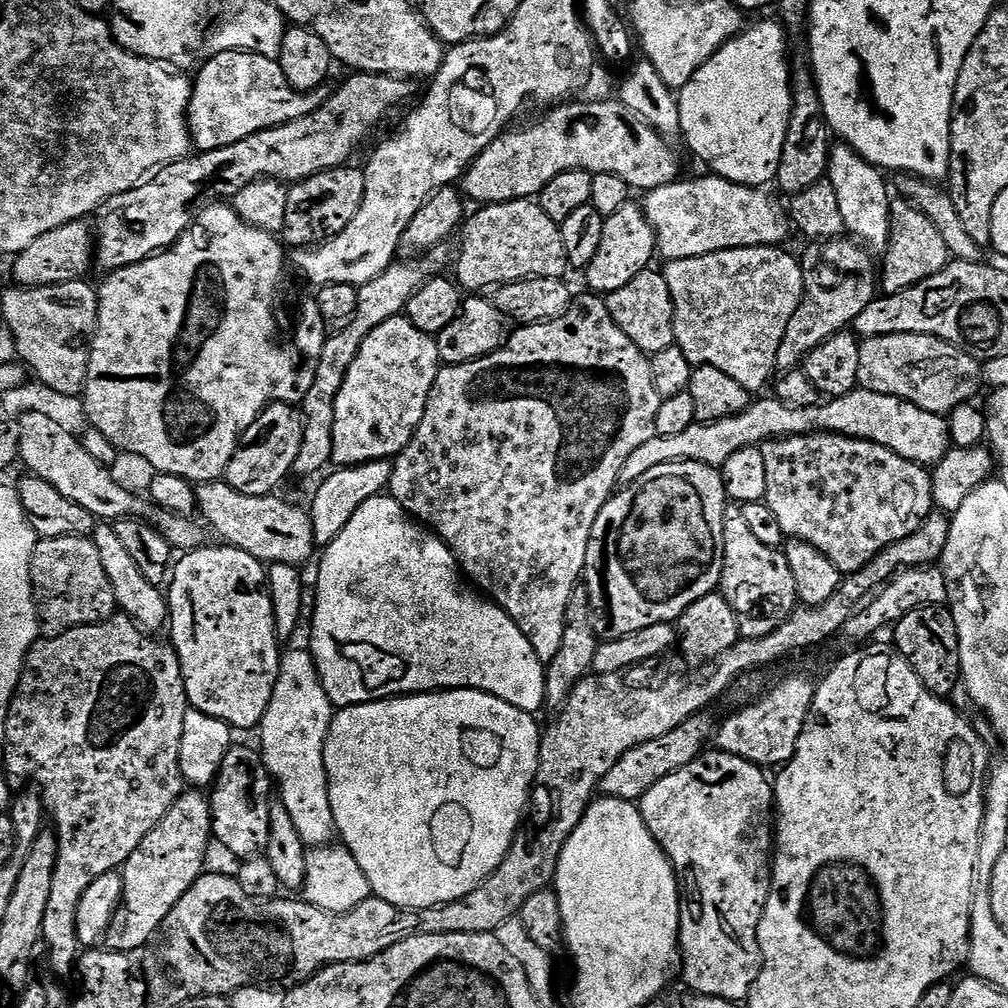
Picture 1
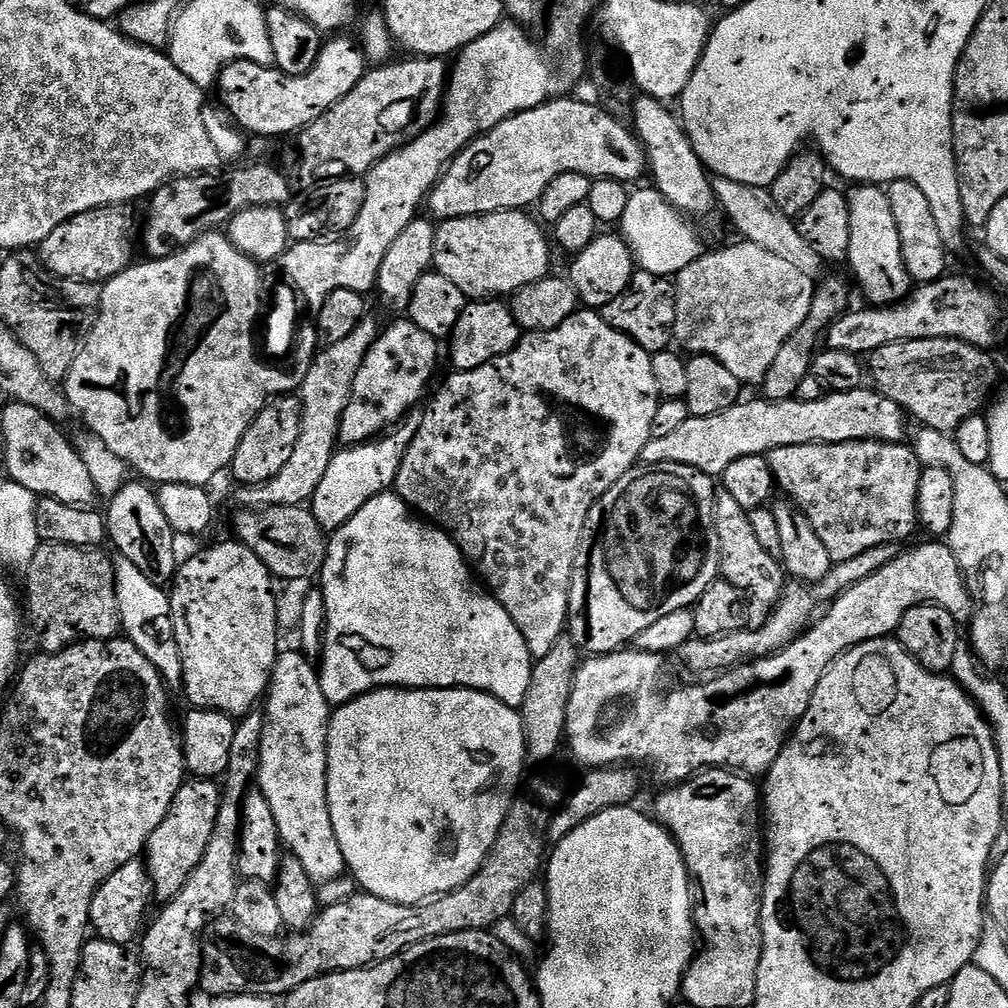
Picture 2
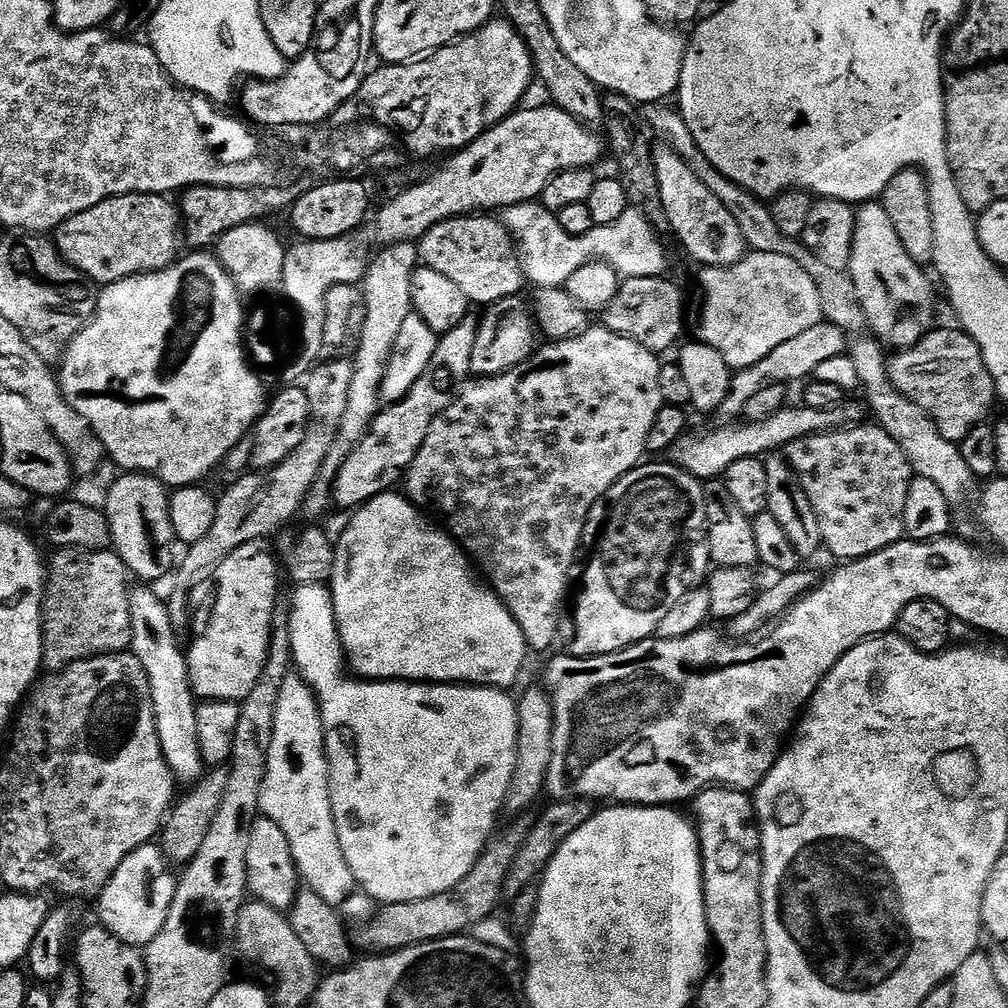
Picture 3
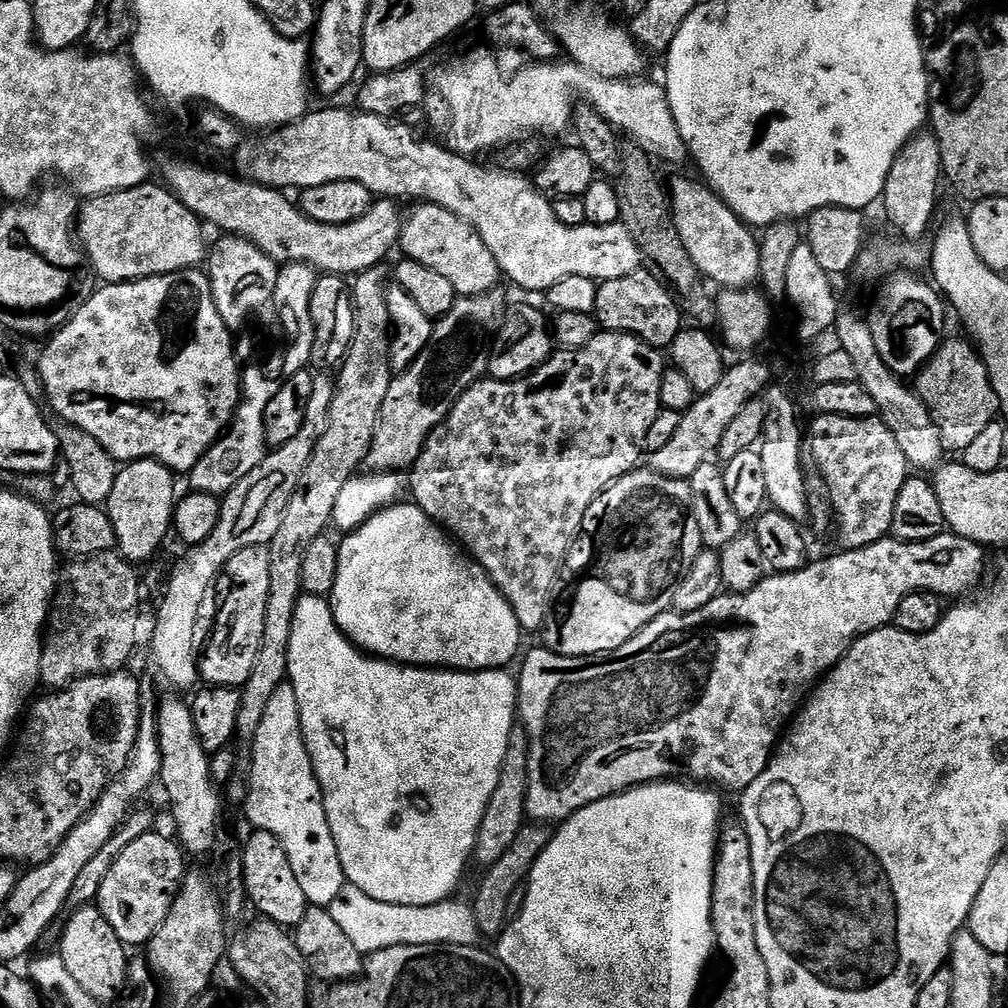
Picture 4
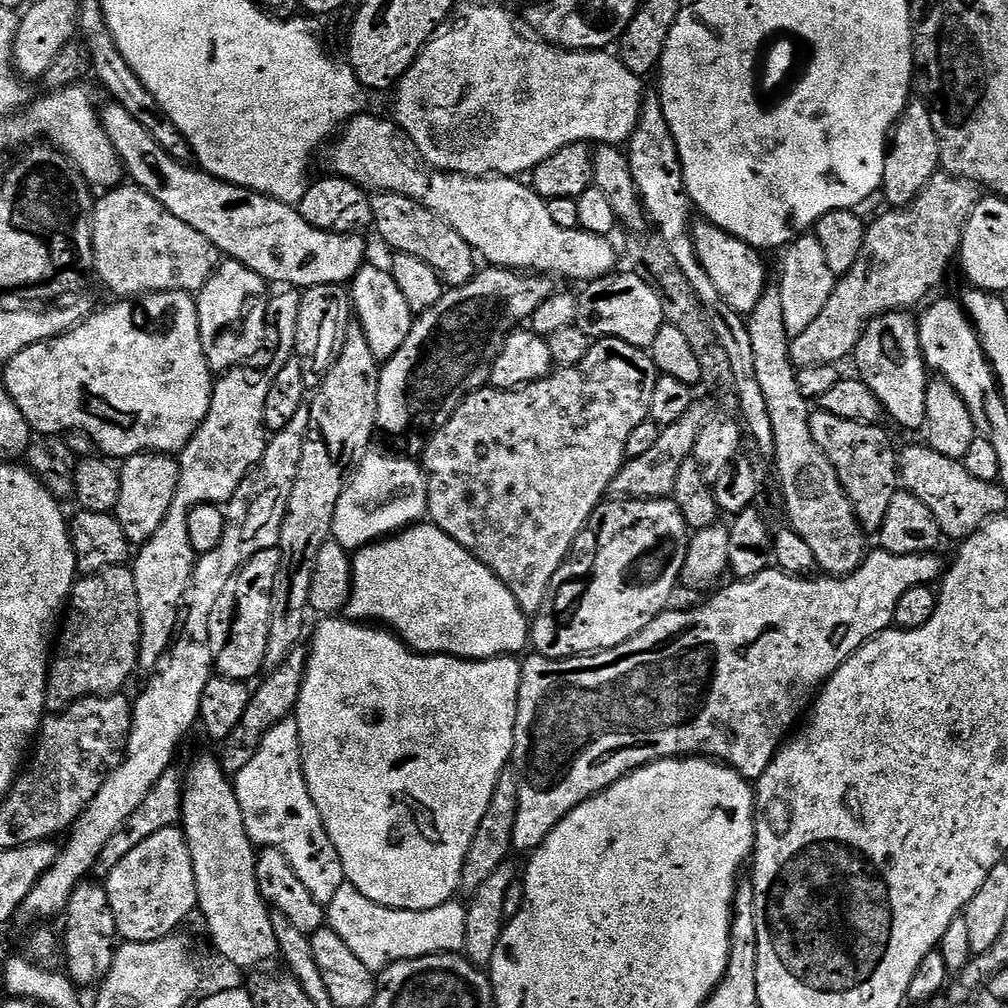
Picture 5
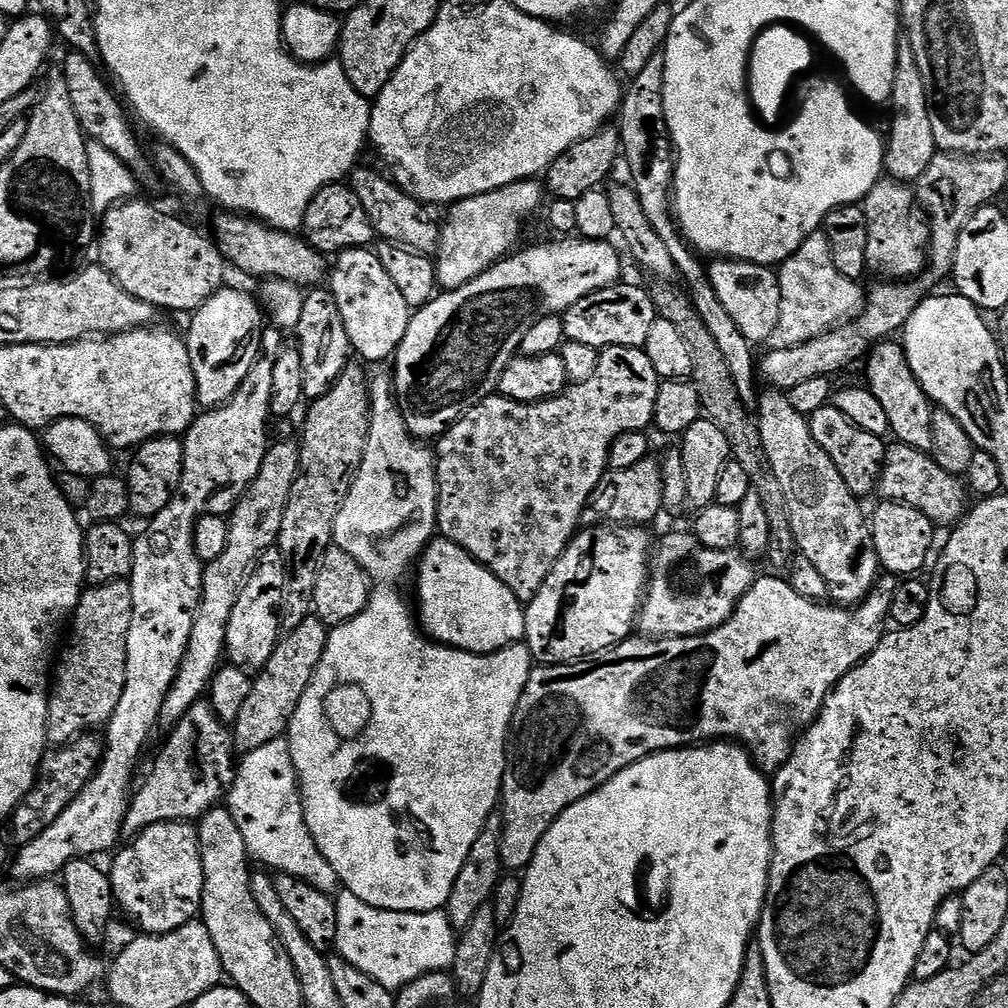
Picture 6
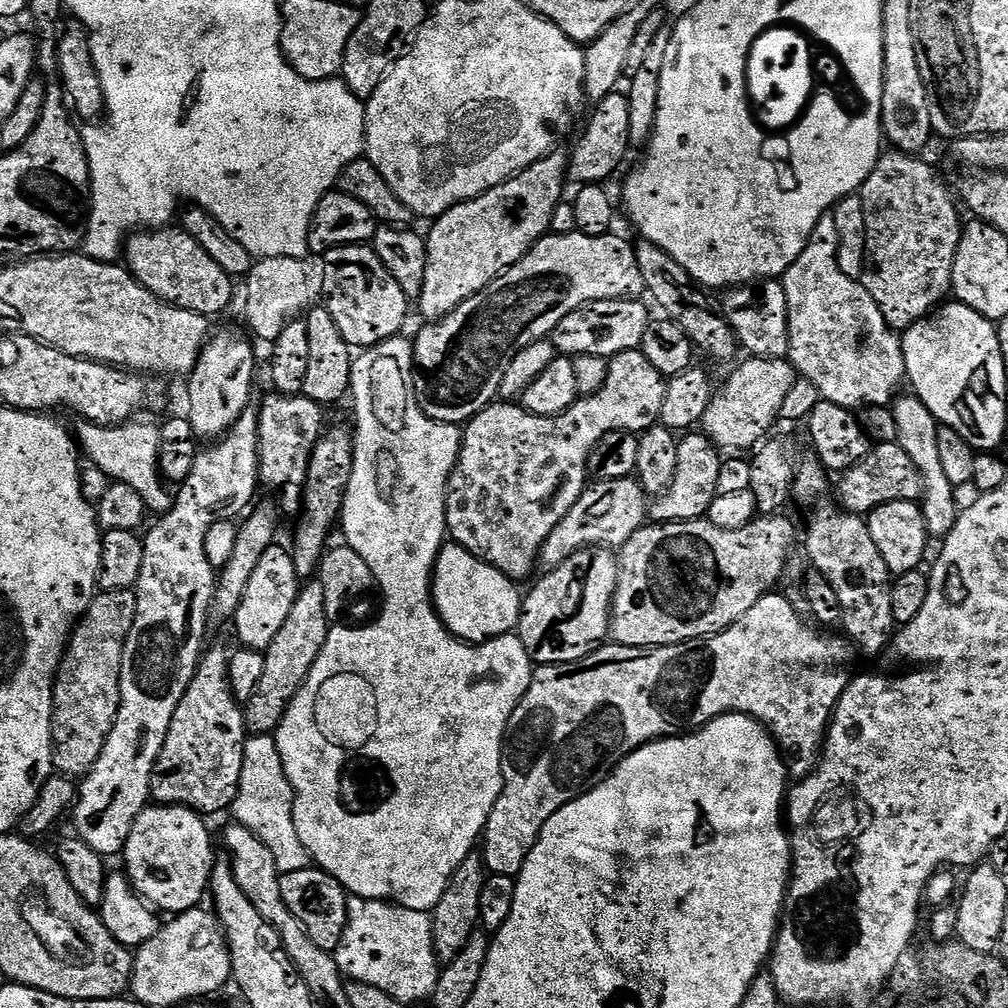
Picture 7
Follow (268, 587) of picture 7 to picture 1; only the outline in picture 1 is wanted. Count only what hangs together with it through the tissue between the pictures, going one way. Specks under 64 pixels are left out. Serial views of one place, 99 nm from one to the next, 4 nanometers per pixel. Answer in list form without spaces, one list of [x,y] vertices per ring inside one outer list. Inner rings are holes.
[[[201,546],[183,553],[171,569],[170,583],[166,588],[172,628],[170,643],[180,659],[189,705],[202,710],[202,714],[210,714],[210,718],[222,718],[222,722],[234,730],[256,730],[266,714],[266,706],[270,706],[282,655],[282,641],[276,634],[274,606],[268,592],[266,565],[246,554],[246,550],[208,547]]]

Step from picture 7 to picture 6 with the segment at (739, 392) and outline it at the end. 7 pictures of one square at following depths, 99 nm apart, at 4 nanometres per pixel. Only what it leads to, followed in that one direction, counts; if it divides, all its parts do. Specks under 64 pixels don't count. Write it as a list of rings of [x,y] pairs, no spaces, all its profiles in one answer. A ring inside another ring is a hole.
[[[876,282],[872,289],[867,289],[866,299],[862,304],[862,311],[851,322],[845,323],[843,326],[834,328],[830,332],[825,332],[823,336],[814,338],[805,344],[799,344],[793,348],[773,347],[773,352],[768,352],[758,364],[758,372],[764,380],[776,390],[787,390],[794,386],[800,385],[802,382],[808,381],[810,378],[822,378],[823,376],[835,377],[835,372],[840,372],[843,368],[854,363],[860,355],[863,357],[877,342],[887,341],[892,336],[899,333],[906,326],[906,322],[910,318],[910,314],[914,314],[914,310],[919,306],[921,300],[926,295],[926,289],[922,285],[916,284],[920,282]]]

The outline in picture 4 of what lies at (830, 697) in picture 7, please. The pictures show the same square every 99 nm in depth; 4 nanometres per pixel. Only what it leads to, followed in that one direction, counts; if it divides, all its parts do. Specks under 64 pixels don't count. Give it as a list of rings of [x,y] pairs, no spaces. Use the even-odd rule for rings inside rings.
[[[947,530],[938,538],[930,538],[926,542],[906,542],[905,540],[898,540],[895,538],[879,540],[865,548],[840,550],[840,553],[838,553],[837,556],[828,556],[825,560],[813,559],[811,562],[805,564],[804,567],[799,568],[796,572],[781,572],[779,574],[765,575],[764,581],[758,586],[754,586],[754,590],[750,590],[749,592],[728,592],[727,594],[718,595],[710,602],[706,602],[706,606],[702,606],[702,610],[696,610],[694,612],[677,612],[675,610],[669,610],[664,612],[658,618],[651,620],[651,622],[648,623],[645,628],[642,628],[638,634],[634,634],[634,638],[630,638],[630,642],[618,646],[618,650],[603,652],[597,656],[559,656],[558,654],[548,651],[548,649],[543,646],[537,646],[537,648],[525,658],[524,665],[521,666],[520,672],[518,671],[518,716],[522,721],[524,731],[528,734],[528,789],[526,790],[527,819],[541,826],[556,826],[567,820],[569,816],[573,816],[579,808],[590,806],[594,802],[598,802],[607,796],[615,796],[617,792],[627,792],[629,788],[634,788],[642,784],[654,784],[661,780],[679,781],[683,778],[688,782],[699,782],[701,785],[715,786],[720,790],[725,790],[724,788],[737,788],[737,790],[748,788],[750,782],[754,782],[754,778],[758,778],[758,774],[762,774],[762,770],[766,770],[766,766],[772,760],[782,737],[785,735],[786,729],[789,727],[790,721],[795,717],[796,713],[800,711],[812,689],[815,688],[818,681],[827,676],[833,666],[837,664],[837,662],[839,662],[839,660],[841,660],[850,649],[852,649],[852,643],[854,643],[855,640],[861,640],[866,634],[876,632],[880,628],[889,627],[889,625],[895,621],[898,602],[902,602],[902,598],[906,598],[915,592],[932,592],[935,596],[941,598],[949,598],[948,596],[960,596],[956,598],[964,598],[967,597],[964,596],[967,592],[973,591],[972,593],[975,593],[977,591],[976,583],[979,582],[980,575],[984,572],[984,555],[986,555],[984,545],[975,544],[961,536],[955,536],[955,534]]]

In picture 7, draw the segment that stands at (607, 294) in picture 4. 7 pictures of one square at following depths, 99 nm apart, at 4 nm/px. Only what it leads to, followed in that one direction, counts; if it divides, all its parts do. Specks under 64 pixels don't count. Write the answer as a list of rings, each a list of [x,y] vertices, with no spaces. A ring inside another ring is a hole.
[[[640,298],[623,300],[591,300],[578,310],[566,314],[558,326],[554,326],[551,342],[561,356],[575,358],[582,354],[607,356],[637,351],[643,345],[646,326],[650,322],[649,305]]]

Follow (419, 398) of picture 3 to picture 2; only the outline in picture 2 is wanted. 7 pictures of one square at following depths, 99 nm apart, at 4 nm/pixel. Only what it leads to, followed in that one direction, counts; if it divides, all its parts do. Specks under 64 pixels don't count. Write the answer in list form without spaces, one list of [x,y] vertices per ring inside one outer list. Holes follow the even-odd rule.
[[[412,414],[375,440],[344,446],[336,451],[334,458],[330,458],[326,475],[322,477],[322,482],[318,482],[318,490],[314,490],[310,501],[314,518],[318,518],[318,526],[322,526],[325,534],[339,531],[358,514],[358,510],[362,510],[366,502],[389,491],[395,485],[402,458],[406,458],[406,450],[410,442],[414,442],[419,429],[420,416]]]

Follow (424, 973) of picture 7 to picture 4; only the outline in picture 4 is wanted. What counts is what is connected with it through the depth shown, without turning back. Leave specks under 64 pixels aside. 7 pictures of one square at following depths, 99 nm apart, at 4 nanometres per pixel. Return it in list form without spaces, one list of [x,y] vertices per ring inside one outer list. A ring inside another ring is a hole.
[[[345,882],[342,891],[330,902],[328,913],[334,922],[345,934],[350,937],[350,942],[358,946],[361,954],[371,954],[378,950],[386,950],[390,946],[434,946],[435,944],[453,944],[454,946],[470,946],[481,939],[479,930],[476,929],[476,919],[472,913],[471,903],[449,898],[441,900],[439,904],[430,906],[398,906],[390,902],[378,902],[378,898],[370,898],[358,886]]]

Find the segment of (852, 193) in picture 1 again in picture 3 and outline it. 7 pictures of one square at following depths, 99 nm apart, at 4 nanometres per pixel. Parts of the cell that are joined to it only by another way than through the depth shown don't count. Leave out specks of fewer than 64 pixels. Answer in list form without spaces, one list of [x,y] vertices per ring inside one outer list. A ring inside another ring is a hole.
[[[865,202],[856,208],[856,225],[854,226],[854,250],[850,254],[848,275],[854,282],[854,290],[858,290],[858,302],[862,302],[862,310],[868,319],[871,335],[880,341],[888,350],[909,348],[918,343],[926,333],[932,331],[932,284],[928,281],[925,269],[902,246],[902,238],[898,238],[898,230],[894,230],[894,222],[890,222],[890,214],[886,214],[883,203]]]

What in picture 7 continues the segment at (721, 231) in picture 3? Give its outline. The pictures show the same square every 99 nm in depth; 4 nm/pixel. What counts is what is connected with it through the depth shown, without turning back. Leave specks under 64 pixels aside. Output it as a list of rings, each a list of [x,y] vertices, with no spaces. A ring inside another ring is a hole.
[[[779,279],[762,280],[754,284],[742,284],[723,293],[722,311],[728,325],[736,331],[739,347],[749,357],[761,356],[771,360],[783,360],[788,355],[788,307],[786,290]]]

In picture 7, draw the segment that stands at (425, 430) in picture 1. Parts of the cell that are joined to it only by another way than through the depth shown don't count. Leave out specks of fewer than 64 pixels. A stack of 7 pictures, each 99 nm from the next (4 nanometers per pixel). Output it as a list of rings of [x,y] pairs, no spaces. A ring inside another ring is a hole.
[[[637,350],[623,352],[611,357],[608,362],[606,386],[602,386],[602,390],[598,394],[580,396],[574,402],[574,406],[570,406],[570,410],[566,410],[557,416],[530,414],[516,402],[493,402],[489,404],[477,416],[473,416],[471,420],[467,421],[462,428],[460,453],[456,459],[456,469],[452,471],[452,476],[448,480],[448,497],[444,503],[444,524],[446,529],[448,528],[449,534],[452,535],[449,537],[455,543],[461,544],[466,550],[470,550],[470,554],[474,554],[474,558],[478,558],[482,562],[494,566],[494,570],[506,574],[506,578],[523,582],[535,568],[538,568],[542,546],[550,538],[550,534],[554,534],[554,528],[558,526],[558,522],[562,522],[562,518],[566,518],[566,514],[570,514],[574,502],[578,502],[578,498],[582,498],[585,488],[589,487],[588,459],[594,450],[594,446],[598,446],[602,442],[602,438],[611,432],[635,432],[639,434],[653,427],[662,414],[662,398],[665,394],[666,377],[658,370],[654,370],[654,366],[650,366],[650,362],[644,357],[643,351]]]

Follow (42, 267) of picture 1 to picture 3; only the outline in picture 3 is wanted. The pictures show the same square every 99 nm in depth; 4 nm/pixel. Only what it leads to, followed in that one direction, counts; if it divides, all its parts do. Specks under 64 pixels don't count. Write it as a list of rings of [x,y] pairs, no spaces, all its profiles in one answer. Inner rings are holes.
[[[135,192],[106,198],[106,202],[98,202],[98,206],[90,206],[90,210],[82,210],[82,214],[74,214],[59,224],[54,229],[55,246],[66,263],[100,286],[125,280],[128,276],[141,276],[143,272],[169,268],[181,255],[182,221],[177,205],[168,200],[171,199],[159,192]]]

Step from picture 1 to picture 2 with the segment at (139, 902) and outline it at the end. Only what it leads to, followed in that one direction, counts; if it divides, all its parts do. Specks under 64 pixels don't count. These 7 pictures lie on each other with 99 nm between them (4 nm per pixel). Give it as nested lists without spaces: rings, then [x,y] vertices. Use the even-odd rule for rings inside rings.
[[[185,779],[183,786],[174,794],[174,802],[170,802],[170,810],[166,818],[154,834],[150,834],[146,849],[148,873],[152,879],[152,891],[160,902],[172,900],[190,882],[190,874],[198,870],[198,862],[202,862],[202,854],[206,854],[206,846],[210,846],[210,838],[214,838],[214,822],[218,822],[218,810],[222,788],[216,780]]]

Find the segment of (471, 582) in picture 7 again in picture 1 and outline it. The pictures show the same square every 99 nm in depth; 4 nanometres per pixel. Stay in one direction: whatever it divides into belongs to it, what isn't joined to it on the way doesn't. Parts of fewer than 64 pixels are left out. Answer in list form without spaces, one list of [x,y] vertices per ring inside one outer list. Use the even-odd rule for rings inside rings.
[[[381,494],[372,499],[367,499],[366,502],[364,502],[362,506],[355,511],[354,517],[350,518],[350,522],[346,524],[346,529],[342,530],[338,538],[336,538],[330,545],[327,545],[323,552],[325,552],[325,554],[318,570],[318,580],[316,582],[316,604],[314,606],[314,616],[312,618],[312,640],[311,642],[308,642],[308,646],[312,656],[315,658],[315,664],[318,666],[319,676],[322,678],[323,689],[326,690],[327,696],[330,698],[333,707],[336,707],[337,709],[348,708],[350,705],[368,704],[370,701],[386,700],[394,696],[406,696],[418,692],[451,690],[453,688],[473,688],[479,692],[485,692],[494,698],[502,698],[503,703],[510,702],[510,706],[518,706],[518,710],[522,710],[523,712],[536,714],[539,713],[539,708],[543,709],[545,707],[544,699],[546,698],[546,678],[544,677],[544,673],[546,671],[546,665],[540,661],[538,654],[534,654],[534,646],[530,646],[530,642],[526,642],[526,634],[522,634],[522,630],[518,630],[518,626],[502,609],[500,609],[500,607],[498,607],[498,605],[485,598],[479,591],[473,590],[469,587],[466,583],[465,577],[462,575],[460,565],[456,563],[456,556],[448,549],[447,544],[445,544],[431,528],[426,528],[423,524],[410,518],[408,513],[404,511],[404,507],[400,505],[391,494]]]

